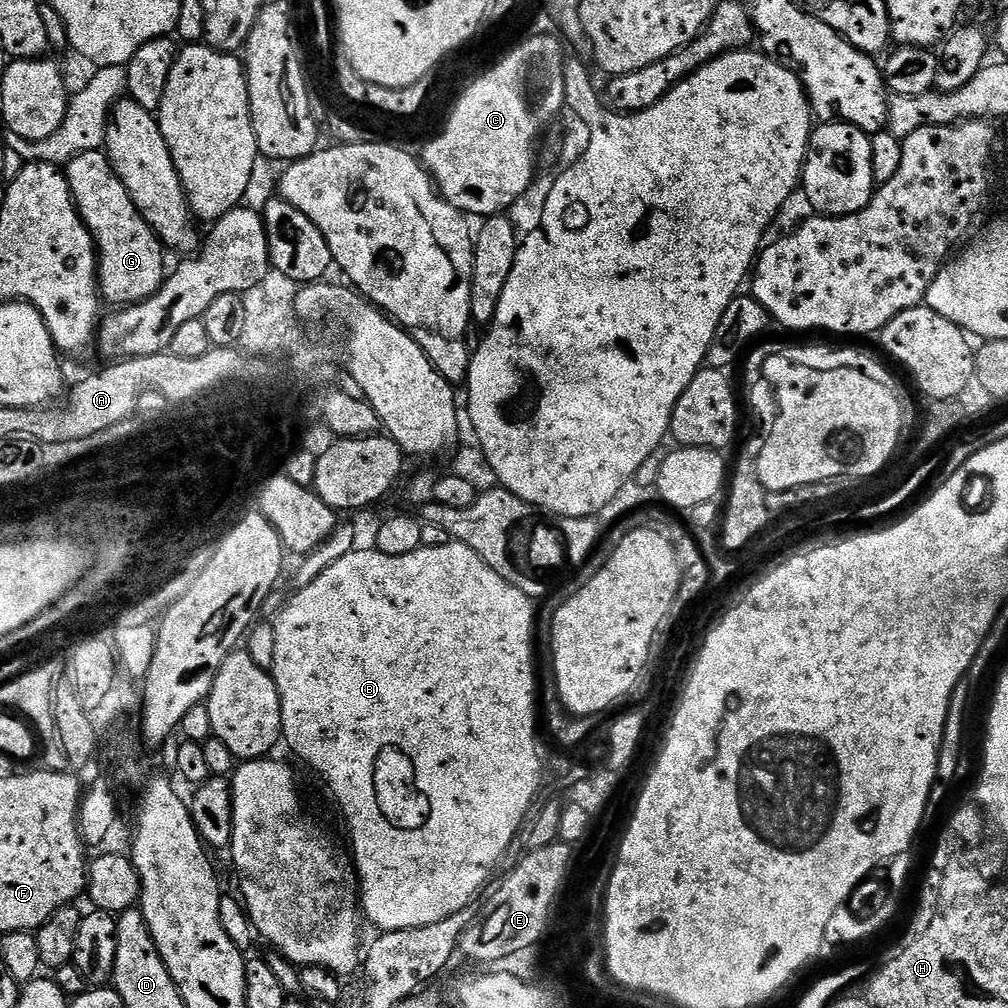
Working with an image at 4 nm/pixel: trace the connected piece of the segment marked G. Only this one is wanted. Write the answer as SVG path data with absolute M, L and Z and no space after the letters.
M103 151L87 152L66 166L72 200L84 225L92 231L98 249L98 283L101 297L112 306L127 306L149 300L164 284L166 249L154 230L134 206L126 186L112 169Z

